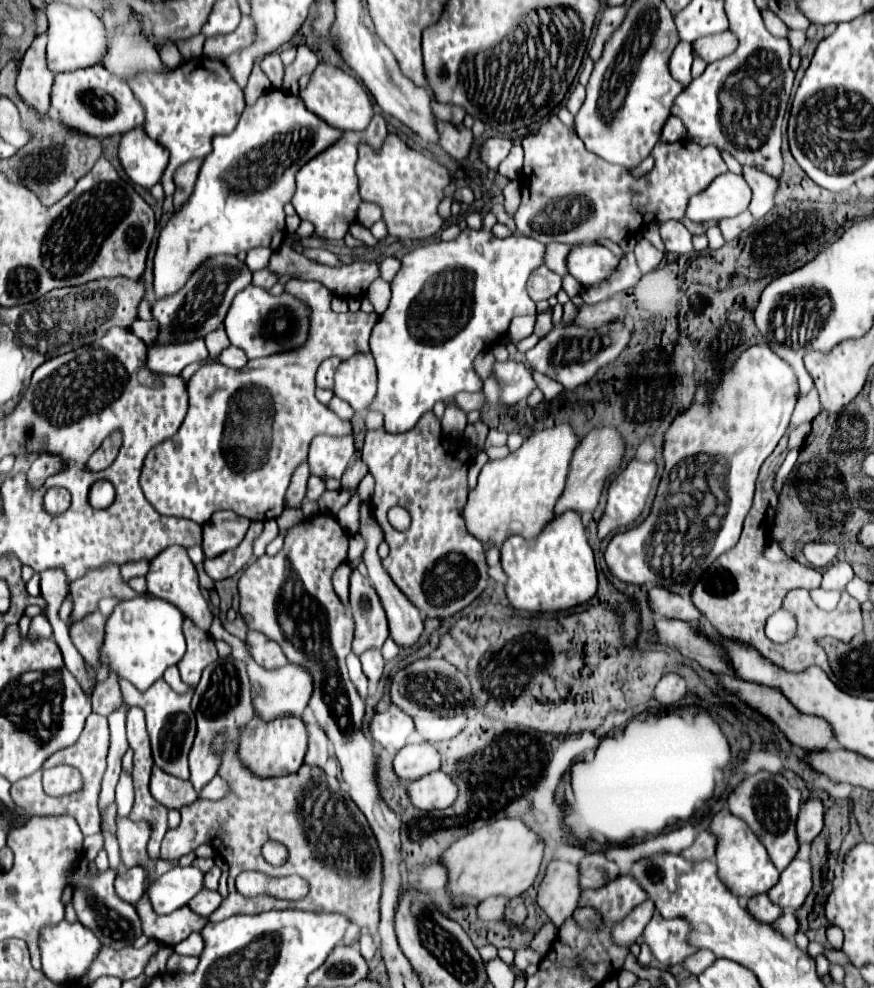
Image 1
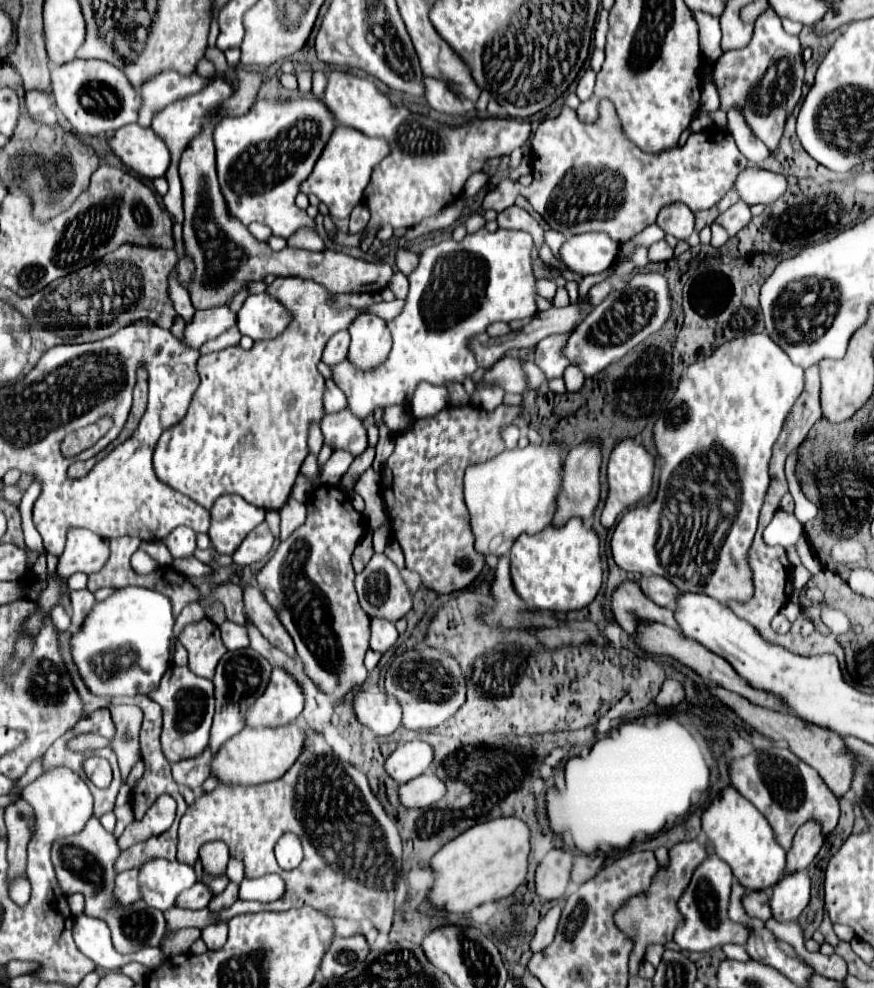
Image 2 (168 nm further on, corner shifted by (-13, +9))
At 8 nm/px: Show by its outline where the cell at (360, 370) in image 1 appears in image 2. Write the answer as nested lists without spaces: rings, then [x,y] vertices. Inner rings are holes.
[[[361,315],[349,329],[351,347],[349,363],[361,371],[373,371],[383,365],[391,351],[391,335],[383,319],[373,315]]]

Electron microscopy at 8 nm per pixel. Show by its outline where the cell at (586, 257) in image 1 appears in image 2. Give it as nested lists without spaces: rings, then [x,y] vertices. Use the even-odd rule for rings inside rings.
[[[585,233],[569,237],[561,247],[561,259],[569,271],[595,275],[609,269],[619,255],[619,243],[605,233]]]

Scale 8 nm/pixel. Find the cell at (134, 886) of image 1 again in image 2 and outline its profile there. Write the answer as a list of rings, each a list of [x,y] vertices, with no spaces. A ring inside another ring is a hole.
[[[139,867],[135,869],[129,869],[129,871],[121,871],[117,875],[117,881],[115,881],[115,895],[117,895],[117,901],[119,903],[133,903],[137,899],[141,899],[141,893],[139,893]]]

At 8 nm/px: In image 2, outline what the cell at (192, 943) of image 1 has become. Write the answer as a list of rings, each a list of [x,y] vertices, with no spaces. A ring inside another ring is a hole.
[[[215,923],[201,929],[201,939],[209,949],[221,949],[227,939],[227,923]]]

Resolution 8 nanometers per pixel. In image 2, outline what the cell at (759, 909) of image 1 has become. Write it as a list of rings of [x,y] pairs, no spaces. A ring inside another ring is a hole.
[[[749,891],[749,893],[745,893],[743,903],[745,903],[745,911],[749,911],[749,915],[753,915],[761,921],[767,921],[773,917],[767,891]]]

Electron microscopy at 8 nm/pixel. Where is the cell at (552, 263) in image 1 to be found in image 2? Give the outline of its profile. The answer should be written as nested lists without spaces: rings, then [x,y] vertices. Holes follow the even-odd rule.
[[[547,231],[545,233],[545,243],[549,245],[549,249],[553,251],[553,255],[559,259],[559,249],[563,247],[563,243],[567,241],[565,235],[561,235],[559,231]]]

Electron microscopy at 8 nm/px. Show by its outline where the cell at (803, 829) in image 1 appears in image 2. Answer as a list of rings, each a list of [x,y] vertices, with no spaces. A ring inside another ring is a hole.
[[[807,821],[803,827],[799,827],[795,839],[793,839],[793,847],[787,853],[787,869],[789,871],[803,871],[809,867],[809,863],[815,859],[815,855],[819,853],[821,845],[825,841],[825,833],[823,833],[823,825],[817,821]]]

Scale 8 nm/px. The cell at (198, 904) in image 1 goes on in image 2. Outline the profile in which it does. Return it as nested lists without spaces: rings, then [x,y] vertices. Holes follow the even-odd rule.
[[[197,883],[193,885],[189,891],[181,893],[181,899],[177,899],[177,907],[185,907],[185,909],[203,909],[209,905],[209,901],[213,899],[213,893],[207,885]]]

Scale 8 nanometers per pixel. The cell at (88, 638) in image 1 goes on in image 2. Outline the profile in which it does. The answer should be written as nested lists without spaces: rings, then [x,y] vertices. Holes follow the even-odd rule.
[[[87,589],[83,591],[71,591],[71,607],[73,607],[73,627],[75,631],[79,631],[83,627],[83,619],[89,615],[87,611],[91,611],[95,605],[95,595]]]

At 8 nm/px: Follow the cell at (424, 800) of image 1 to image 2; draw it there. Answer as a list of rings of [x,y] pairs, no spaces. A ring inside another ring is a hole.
[[[425,773],[417,779],[411,779],[409,783],[401,785],[401,803],[405,803],[405,807],[429,807],[435,801],[441,801],[447,793],[447,785],[431,773]]]

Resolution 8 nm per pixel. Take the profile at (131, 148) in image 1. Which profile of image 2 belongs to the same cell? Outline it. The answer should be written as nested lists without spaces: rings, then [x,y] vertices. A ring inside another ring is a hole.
[[[139,123],[117,129],[109,145],[127,167],[149,179],[163,177],[171,161],[167,143],[151,127],[141,127]]]

